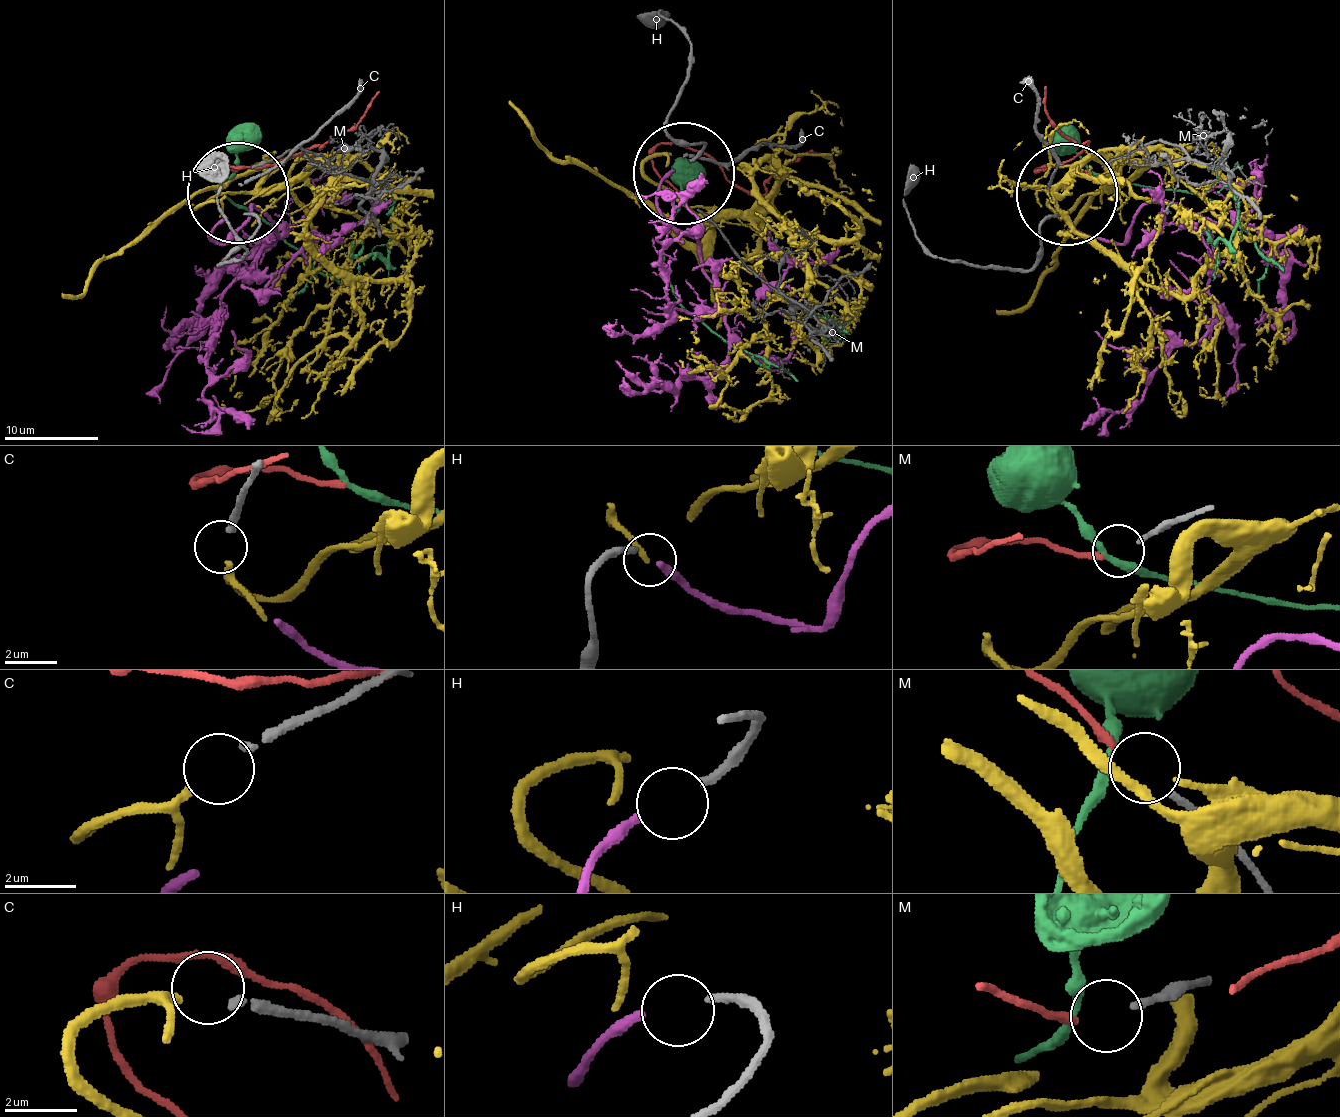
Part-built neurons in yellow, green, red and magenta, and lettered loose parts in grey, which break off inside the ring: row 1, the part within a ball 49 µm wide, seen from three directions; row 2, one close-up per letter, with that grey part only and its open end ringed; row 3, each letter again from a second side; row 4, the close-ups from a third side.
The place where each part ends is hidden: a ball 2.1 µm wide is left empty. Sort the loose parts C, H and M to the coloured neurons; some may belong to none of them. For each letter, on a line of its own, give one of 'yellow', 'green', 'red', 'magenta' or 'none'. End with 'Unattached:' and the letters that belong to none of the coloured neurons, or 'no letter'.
C: yellow
H: magenta
M: red
Unattached: no letter

